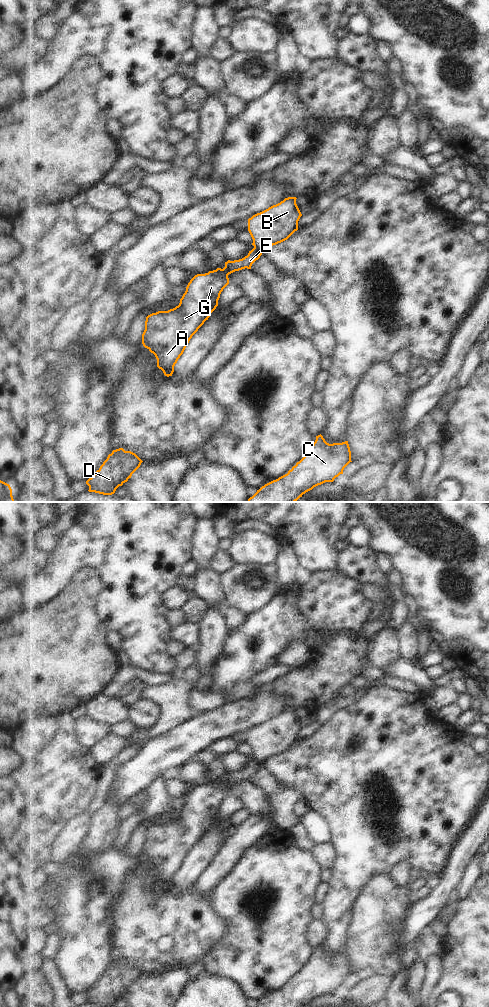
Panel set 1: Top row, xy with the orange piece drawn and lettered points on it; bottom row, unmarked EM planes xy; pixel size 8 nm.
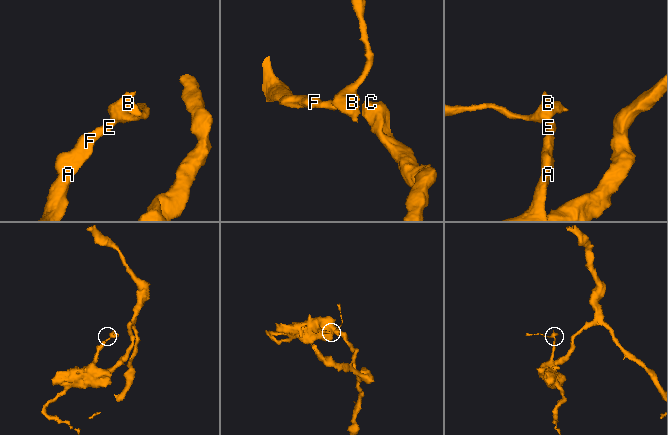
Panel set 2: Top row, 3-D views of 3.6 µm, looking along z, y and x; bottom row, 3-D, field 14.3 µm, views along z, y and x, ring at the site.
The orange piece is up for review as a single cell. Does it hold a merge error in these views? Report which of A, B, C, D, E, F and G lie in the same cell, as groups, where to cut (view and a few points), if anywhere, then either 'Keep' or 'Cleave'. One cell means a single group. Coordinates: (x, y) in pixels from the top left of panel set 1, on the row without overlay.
Groups: A C D E F G / B. Split along xy (254, 758), (262, 764). Cleave

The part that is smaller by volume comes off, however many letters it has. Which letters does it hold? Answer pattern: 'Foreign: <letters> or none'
Foreign: B

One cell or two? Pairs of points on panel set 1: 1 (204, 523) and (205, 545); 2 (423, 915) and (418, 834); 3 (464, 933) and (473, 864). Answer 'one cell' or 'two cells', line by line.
1: one cell
2: two cells
3: two cells

